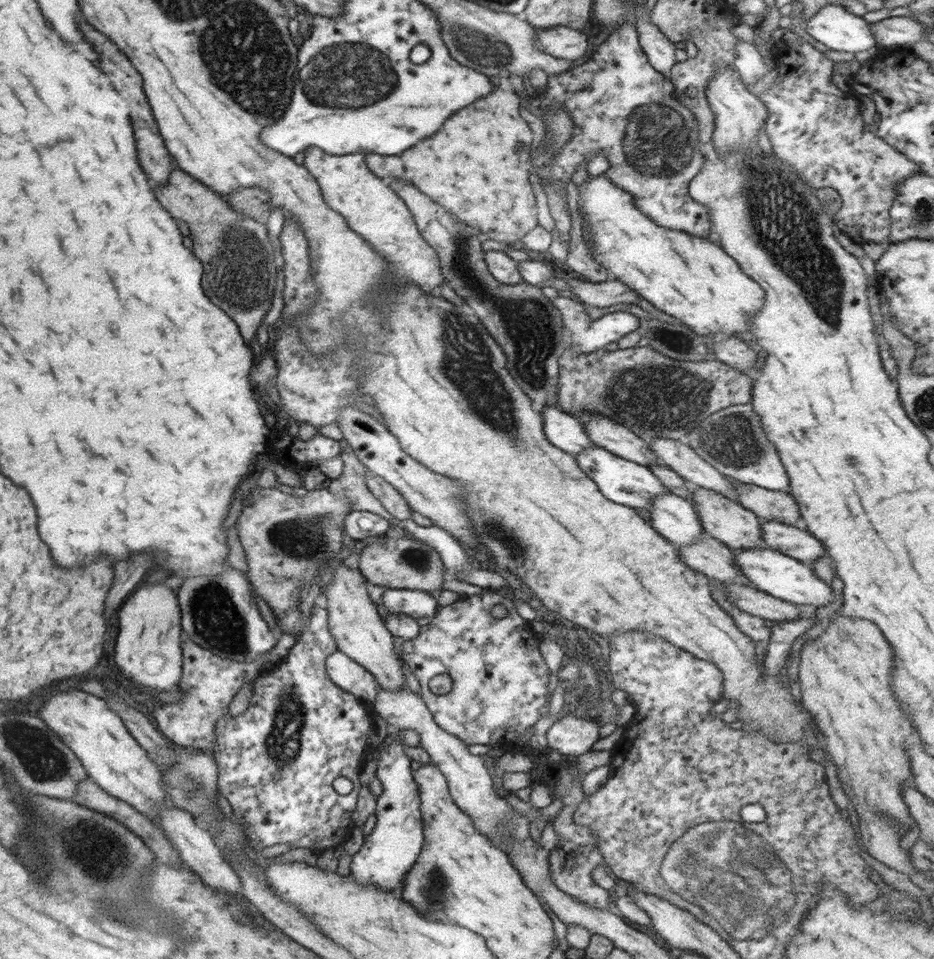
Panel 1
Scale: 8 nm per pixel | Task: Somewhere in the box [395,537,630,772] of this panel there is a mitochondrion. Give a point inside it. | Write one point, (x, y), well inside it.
(418, 560)

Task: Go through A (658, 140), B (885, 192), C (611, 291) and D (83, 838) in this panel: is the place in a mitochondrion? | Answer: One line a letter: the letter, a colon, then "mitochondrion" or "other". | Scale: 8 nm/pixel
A: mitochondrion
B: other
C: other
D: mitochondrion

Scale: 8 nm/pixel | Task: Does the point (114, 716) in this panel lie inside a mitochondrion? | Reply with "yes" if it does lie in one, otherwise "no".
no

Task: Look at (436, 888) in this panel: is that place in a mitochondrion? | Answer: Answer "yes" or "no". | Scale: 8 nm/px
yes

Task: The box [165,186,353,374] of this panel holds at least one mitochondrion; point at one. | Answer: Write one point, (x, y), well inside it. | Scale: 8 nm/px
(234, 245)

